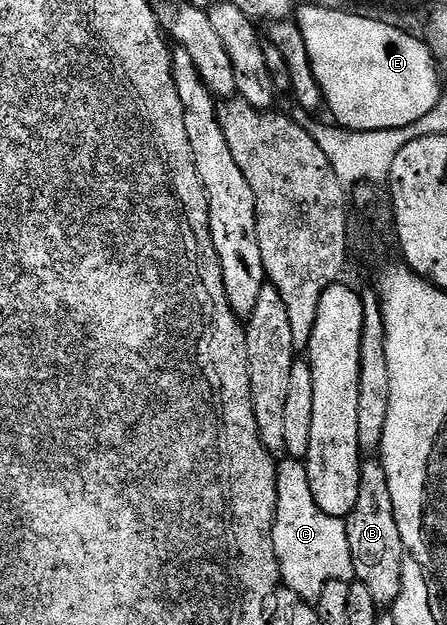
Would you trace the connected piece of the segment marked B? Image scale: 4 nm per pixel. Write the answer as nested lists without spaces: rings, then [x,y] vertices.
[[[363,460],[356,507],[352,507],[345,523],[356,580],[368,587],[372,599],[376,599],[380,607],[393,606],[402,590],[402,540],[400,527],[396,523],[396,511],[392,507],[392,490],[388,487],[388,475],[381,460]]]

